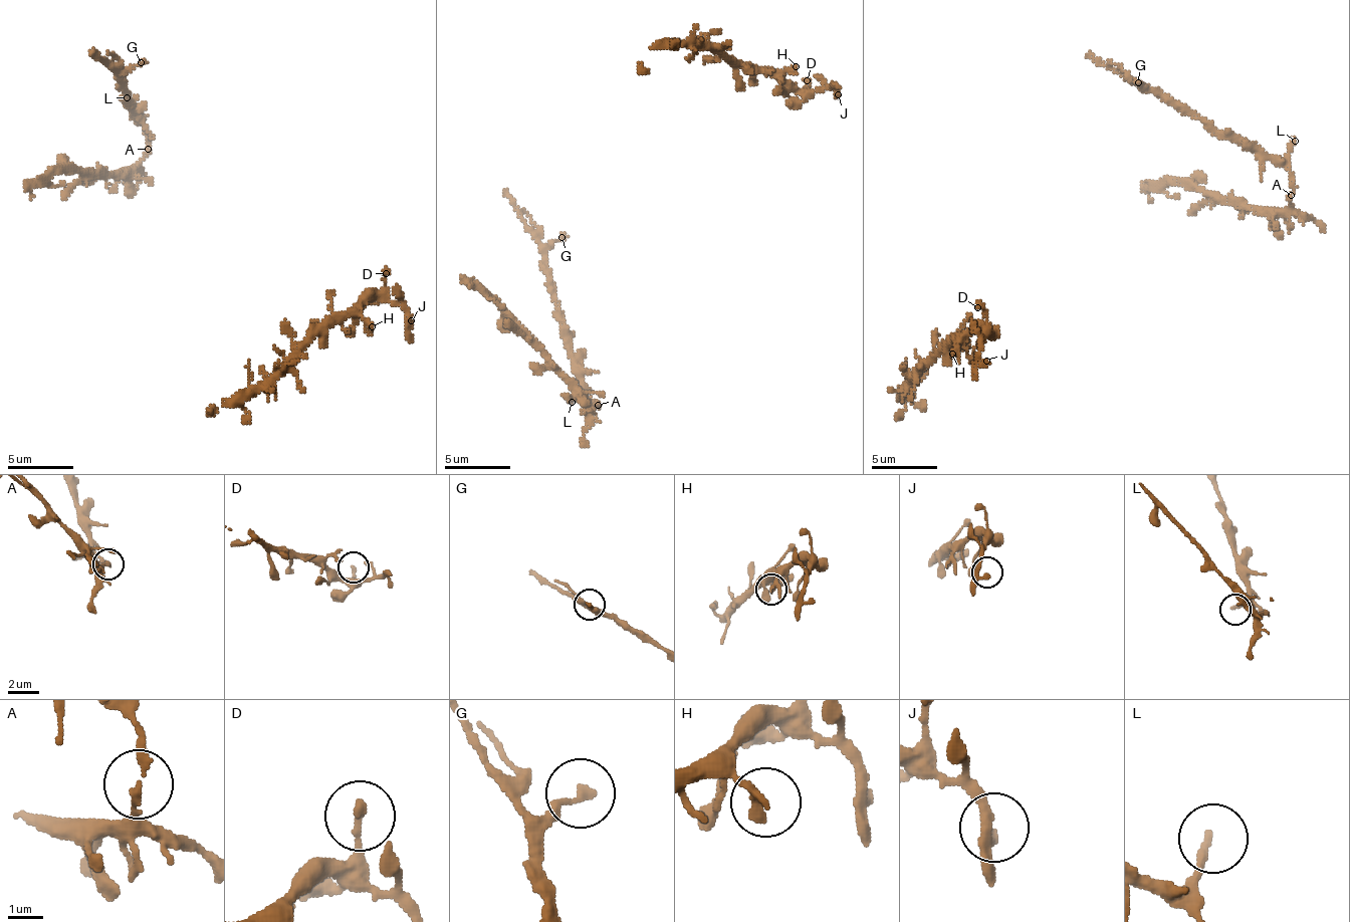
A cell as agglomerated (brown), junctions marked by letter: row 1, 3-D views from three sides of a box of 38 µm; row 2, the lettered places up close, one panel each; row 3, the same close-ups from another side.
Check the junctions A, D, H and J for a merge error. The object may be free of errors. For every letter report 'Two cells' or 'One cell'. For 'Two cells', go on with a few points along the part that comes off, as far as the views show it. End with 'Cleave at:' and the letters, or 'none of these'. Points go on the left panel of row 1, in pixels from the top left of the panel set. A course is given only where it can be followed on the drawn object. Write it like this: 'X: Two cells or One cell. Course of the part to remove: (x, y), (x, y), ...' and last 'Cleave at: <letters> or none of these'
A: Two cells. Course of the part to remove: (147, 150), (147, 130), (130, 109), (132, 106), (121, 74), (90, 55)
D: One cell
H: One cell
J: One cell
Cleave at: A

